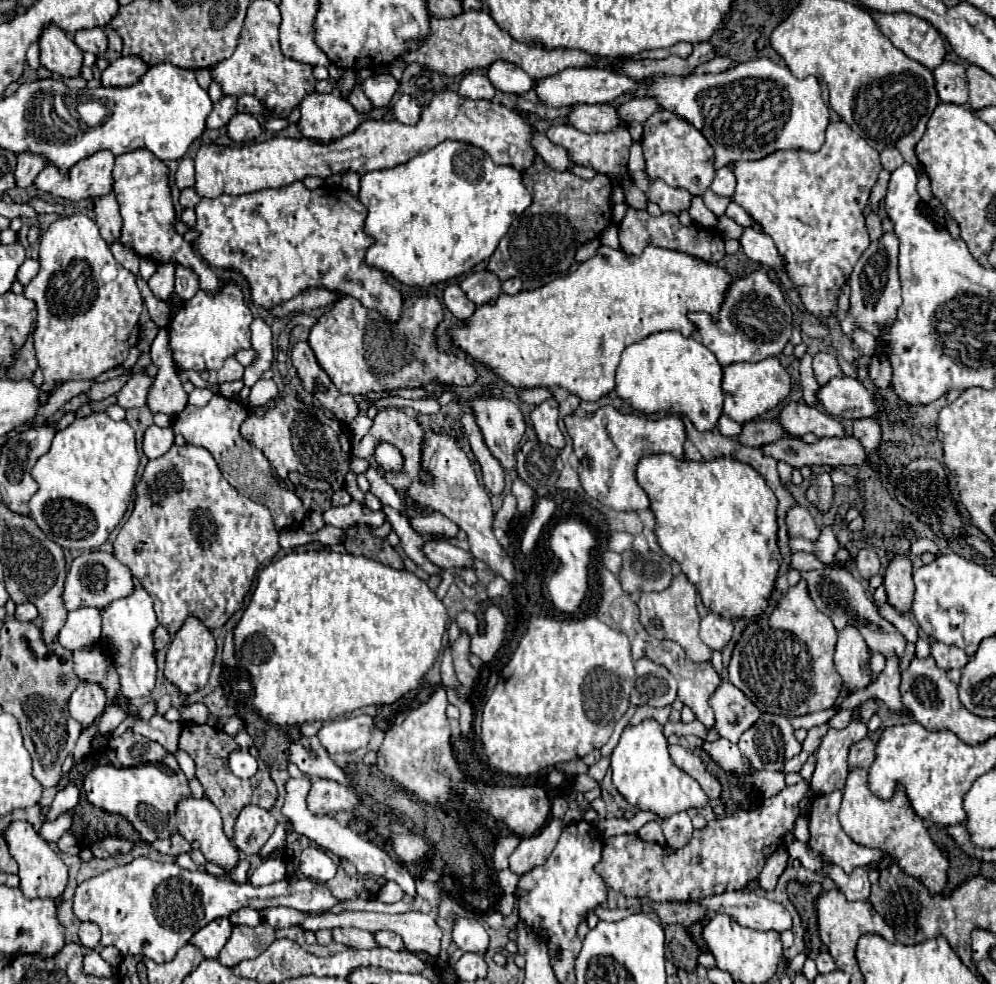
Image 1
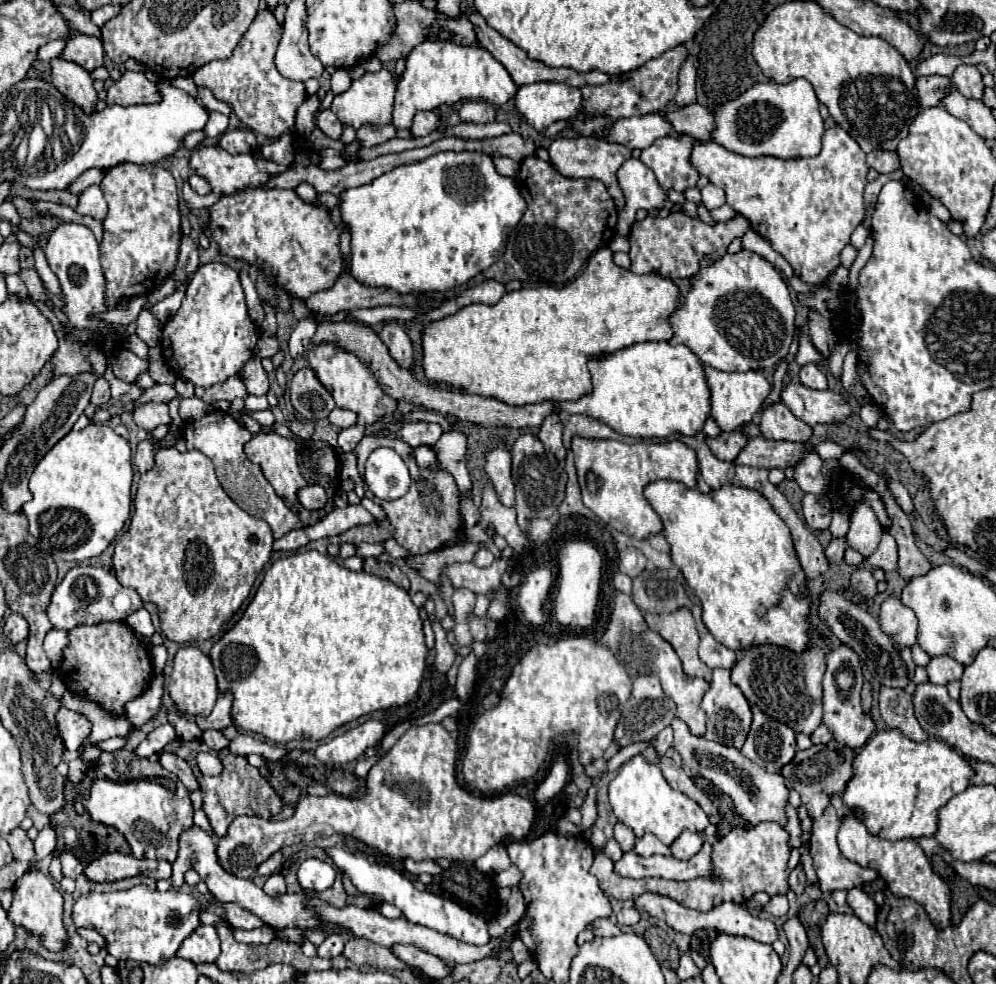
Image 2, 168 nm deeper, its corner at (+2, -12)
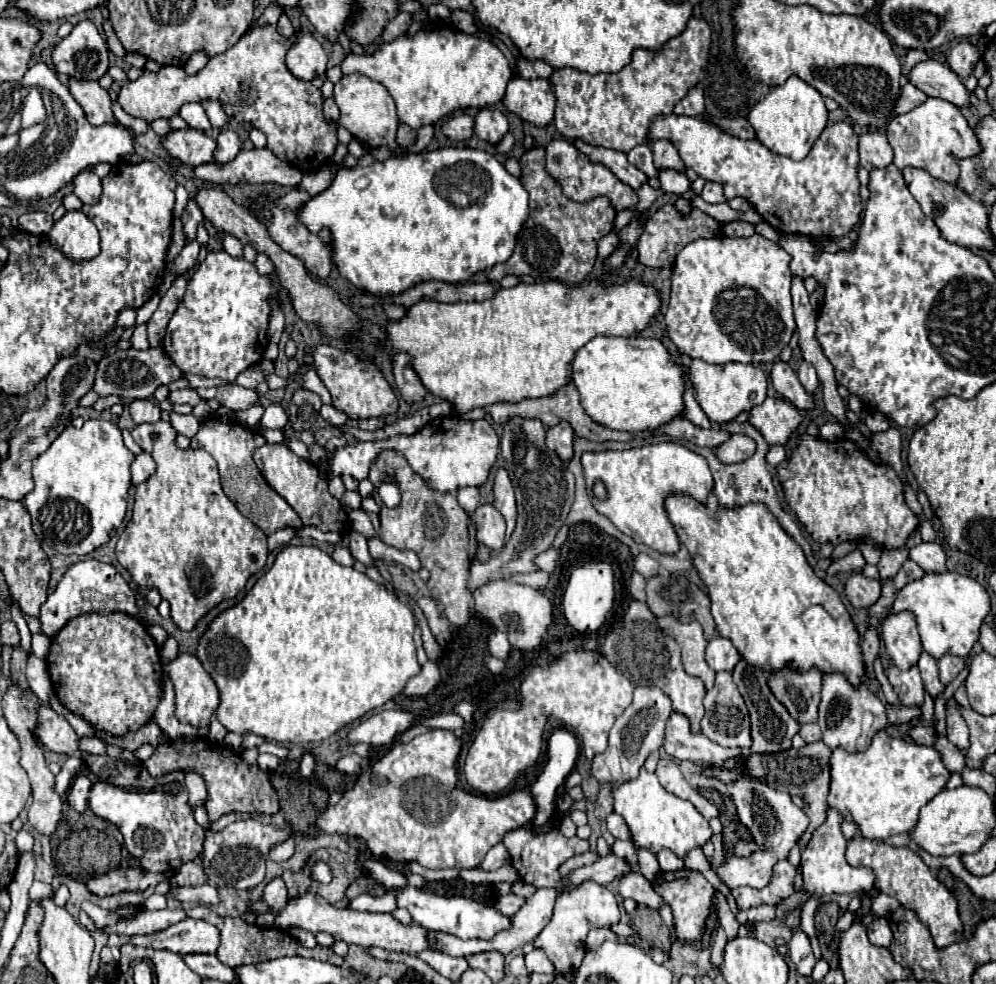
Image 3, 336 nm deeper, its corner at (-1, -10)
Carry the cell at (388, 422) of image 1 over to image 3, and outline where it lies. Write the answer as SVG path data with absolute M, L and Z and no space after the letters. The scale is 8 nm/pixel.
M382 450L374 464L370 466L368 480L378 488L382 484L382 478L386 472L394 472L400 494L402 494L402 504L400 508L386 508L382 506L380 510L380 534L378 538L384 544L390 544L398 550L414 550L422 566L430 572L428 588L432 592L432 598L442 602L444 614L452 624L466 626L474 614L474 596L468 588L468 578L470 578L470 564L474 558L474 552L478 548L476 542L476 528L470 516L460 508L456 494L450 492L438 492L432 490L426 480L416 474L408 460L396 452L396 450Z

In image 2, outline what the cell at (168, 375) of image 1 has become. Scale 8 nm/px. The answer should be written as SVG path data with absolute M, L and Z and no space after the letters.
M155 402L137 406L135 412L133 412L133 418L135 418L135 424L137 424L139 428L147 430L147 432L155 430L155 428L161 426L161 424L169 424L169 422L171 422L167 404L155 404Z

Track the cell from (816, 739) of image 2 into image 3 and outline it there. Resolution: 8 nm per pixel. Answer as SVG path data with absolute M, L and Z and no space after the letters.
M802 724L800 726L800 736L806 742L818 742L818 740L822 740L822 730L820 730L818 724Z

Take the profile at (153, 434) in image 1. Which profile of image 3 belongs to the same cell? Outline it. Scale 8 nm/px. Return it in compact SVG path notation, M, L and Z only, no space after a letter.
M140 452L136 456L136 460L132 462L132 482L140 484L140 482L148 480L154 474L154 468L156 468L156 464L154 464L152 456L148 452Z

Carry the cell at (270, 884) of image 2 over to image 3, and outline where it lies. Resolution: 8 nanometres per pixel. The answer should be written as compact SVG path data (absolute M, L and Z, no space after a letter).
M280 876L272 878L266 888L264 888L264 900L270 908L282 908L282 904L286 904L288 894L286 894L286 884Z

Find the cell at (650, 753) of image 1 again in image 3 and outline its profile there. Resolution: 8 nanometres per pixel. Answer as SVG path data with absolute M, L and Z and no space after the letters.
M644 768L638 778L620 784L614 790L614 812L626 820L634 836L634 844L654 854L662 848L670 848L676 856L684 858L690 848L702 846L712 836L708 820L694 808L694 804L664 790L658 776L654 772L646 772Z

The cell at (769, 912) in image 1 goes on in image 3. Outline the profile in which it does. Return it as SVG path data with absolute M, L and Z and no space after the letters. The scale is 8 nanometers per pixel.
M630 874L620 880L620 894L624 898L632 898L642 906L648 906L652 910L660 910L666 902L664 898L652 888L652 884L642 874Z

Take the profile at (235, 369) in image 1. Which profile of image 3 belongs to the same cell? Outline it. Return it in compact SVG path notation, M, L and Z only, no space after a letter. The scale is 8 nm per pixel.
M224 384L224 386L214 386L214 388L198 388L196 392L204 400L216 398L222 406L226 406L230 410L244 410L244 408L252 406L258 400L256 390L248 390L248 388L242 388L238 384Z

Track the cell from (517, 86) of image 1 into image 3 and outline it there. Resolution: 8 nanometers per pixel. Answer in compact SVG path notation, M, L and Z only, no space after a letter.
M430 26L426 30L420 30L416 36L400 36L390 44L380 46L374 54L368 56L356 56L350 54L342 60L342 72L352 74L352 72L362 72L364 76L382 82L398 108L398 118L402 124L408 124L410 128L418 130L420 126L434 124L440 118L452 114L454 110L460 108L486 108L494 106L496 102L502 102L506 94L506 86L512 80L512 68L508 58L492 44L480 38L474 38L466 32L460 32L450 26Z

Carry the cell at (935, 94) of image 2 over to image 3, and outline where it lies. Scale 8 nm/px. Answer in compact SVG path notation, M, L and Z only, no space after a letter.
M906 84L906 86L902 88L902 100L898 100L898 114L906 114L906 112L910 112L912 108L924 104L926 100L928 100L926 92L922 92L922 90L920 90L918 86L914 86L914 84Z

